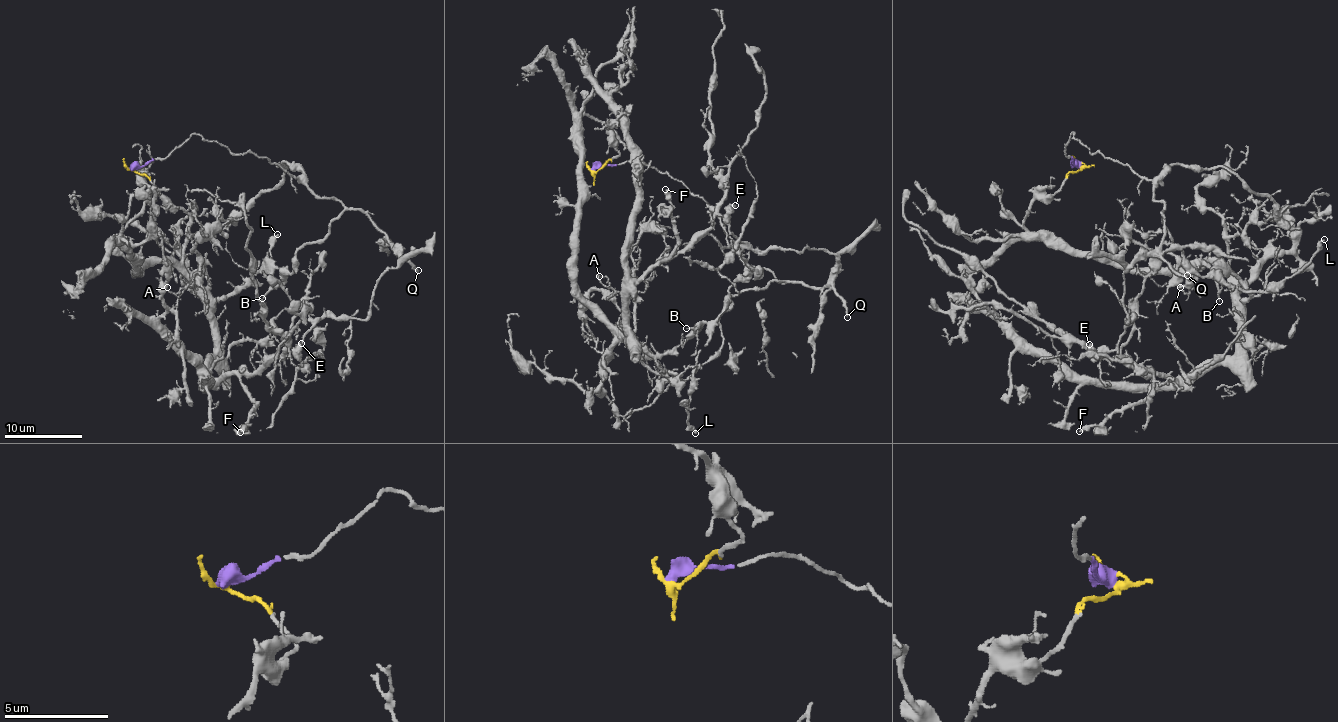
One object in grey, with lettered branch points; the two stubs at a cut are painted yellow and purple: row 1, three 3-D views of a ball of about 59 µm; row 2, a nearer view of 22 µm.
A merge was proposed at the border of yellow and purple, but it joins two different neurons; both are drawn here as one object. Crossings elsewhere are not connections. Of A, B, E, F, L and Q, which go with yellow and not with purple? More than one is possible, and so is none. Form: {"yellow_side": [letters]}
{"yellow_side": ["A", "B", "F"]}

